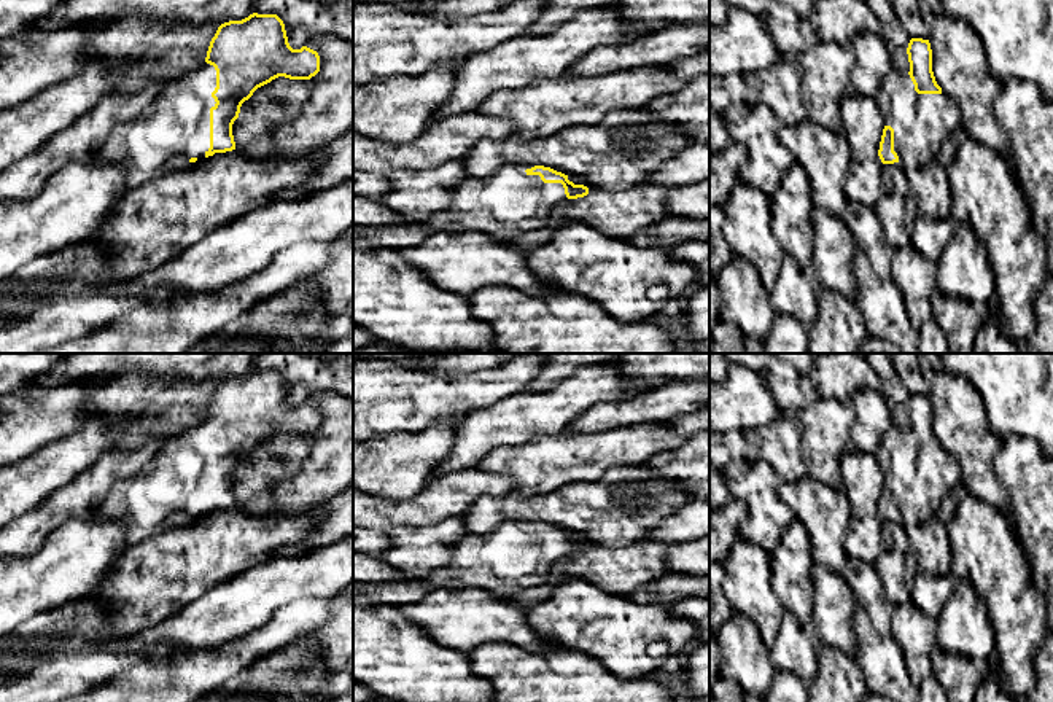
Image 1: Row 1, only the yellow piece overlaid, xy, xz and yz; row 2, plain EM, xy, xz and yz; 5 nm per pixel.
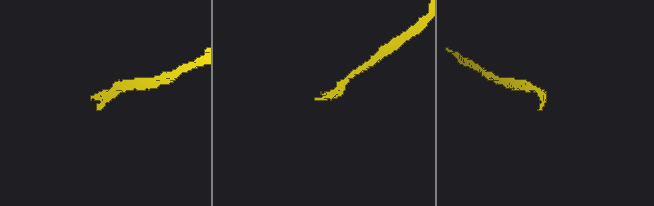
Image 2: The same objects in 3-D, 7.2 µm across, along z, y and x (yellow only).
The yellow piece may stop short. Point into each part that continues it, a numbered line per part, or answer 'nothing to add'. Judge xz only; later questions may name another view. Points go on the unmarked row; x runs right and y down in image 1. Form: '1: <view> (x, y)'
1: xz (508, 559)

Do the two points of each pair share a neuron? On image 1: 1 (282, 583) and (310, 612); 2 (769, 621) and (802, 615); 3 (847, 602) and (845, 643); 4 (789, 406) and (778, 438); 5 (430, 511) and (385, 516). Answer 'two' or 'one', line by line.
1: two
2: two
3: one
4: two
5: one

